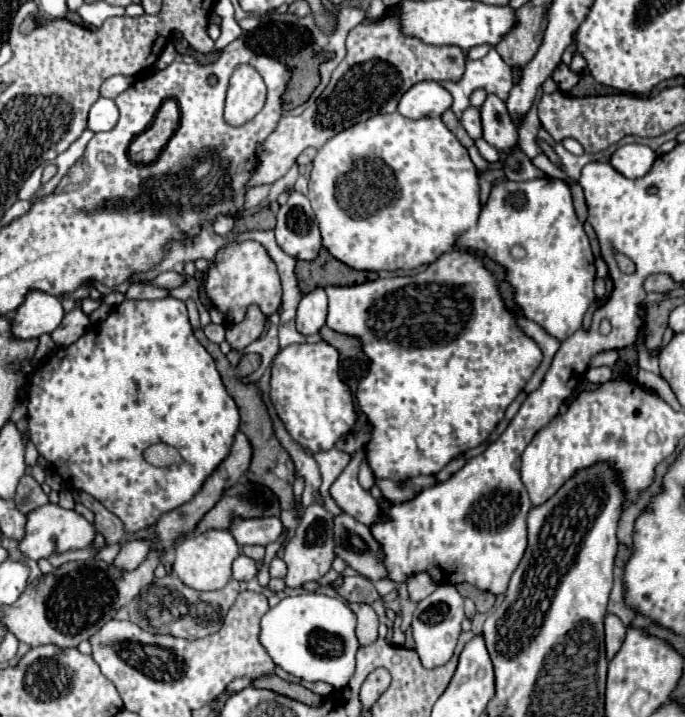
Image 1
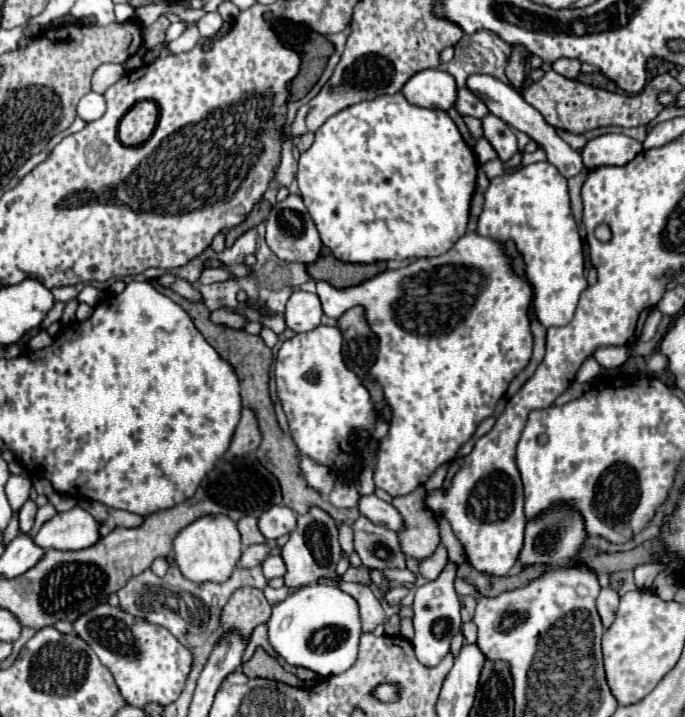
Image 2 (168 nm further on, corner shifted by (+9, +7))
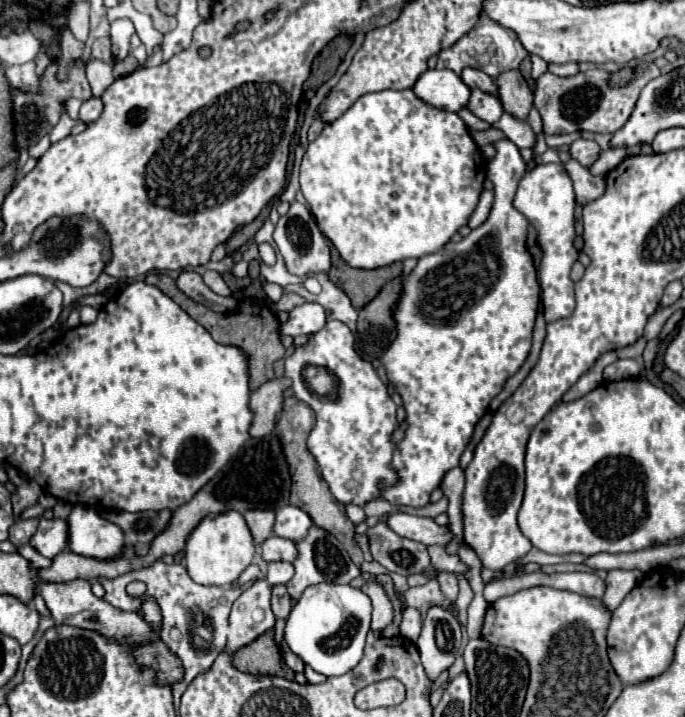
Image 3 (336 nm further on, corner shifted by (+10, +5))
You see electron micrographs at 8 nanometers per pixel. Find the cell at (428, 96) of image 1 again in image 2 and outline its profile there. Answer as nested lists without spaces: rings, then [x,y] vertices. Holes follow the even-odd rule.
[[[421,70],[409,78],[401,90],[405,98],[421,108],[449,110],[457,100],[457,84],[451,74],[443,70]]]

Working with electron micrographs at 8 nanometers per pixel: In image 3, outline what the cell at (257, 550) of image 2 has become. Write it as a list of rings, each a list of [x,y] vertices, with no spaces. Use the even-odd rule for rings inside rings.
[[[270,536],[260,544],[260,558],[264,562],[274,562],[274,560],[292,562],[296,558],[296,544],[286,538]]]

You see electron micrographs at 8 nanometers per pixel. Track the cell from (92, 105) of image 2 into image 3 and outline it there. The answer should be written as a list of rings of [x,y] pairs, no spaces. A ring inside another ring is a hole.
[[[90,98],[90,100],[86,100],[86,102],[80,106],[80,120],[86,122],[86,124],[94,122],[94,120],[102,114],[102,108],[104,108],[104,104],[102,104],[100,98]]]

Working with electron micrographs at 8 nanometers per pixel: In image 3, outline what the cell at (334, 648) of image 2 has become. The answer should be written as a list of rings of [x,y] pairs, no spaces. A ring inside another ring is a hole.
[[[316,584],[308,586],[298,602],[294,602],[286,626],[286,646],[312,670],[324,676],[340,676],[350,672],[362,658],[364,640],[370,630],[372,604],[364,592],[352,586]]]

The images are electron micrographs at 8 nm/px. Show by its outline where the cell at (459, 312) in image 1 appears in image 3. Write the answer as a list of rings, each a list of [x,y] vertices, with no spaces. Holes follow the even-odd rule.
[[[508,138],[494,142],[496,156],[488,164],[486,176],[494,184],[494,206],[488,220],[474,228],[464,240],[448,242],[440,252],[422,256],[416,268],[404,276],[400,300],[392,308],[396,322],[396,338],[382,356],[382,364],[388,380],[402,398],[406,410],[408,428],[404,438],[396,444],[392,456],[392,470],[398,482],[388,486],[380,484],[380,494],[394,506],[420,508],[428,504],[428,496],[438,488],[444,472],[458,466],[460,454],[464,452],[474,426],[486,414],[490,400],[500,394],[506,380],[514,376],[524,364],[532,346],[532,328],[538,314],[540,286],[536,268],[526,250],[528,222],[512,206],[512,196],[520,176],[526,172],[526,164]]]

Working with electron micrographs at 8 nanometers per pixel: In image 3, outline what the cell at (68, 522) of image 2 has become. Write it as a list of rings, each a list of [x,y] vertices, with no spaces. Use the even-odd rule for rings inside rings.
[[[76,504],[68,516],[68,548],[80,556],[92,556],[92,558],[112,558],[120,548],[124,548],[124,534],[116,524],[100,518],[94,508]]]

